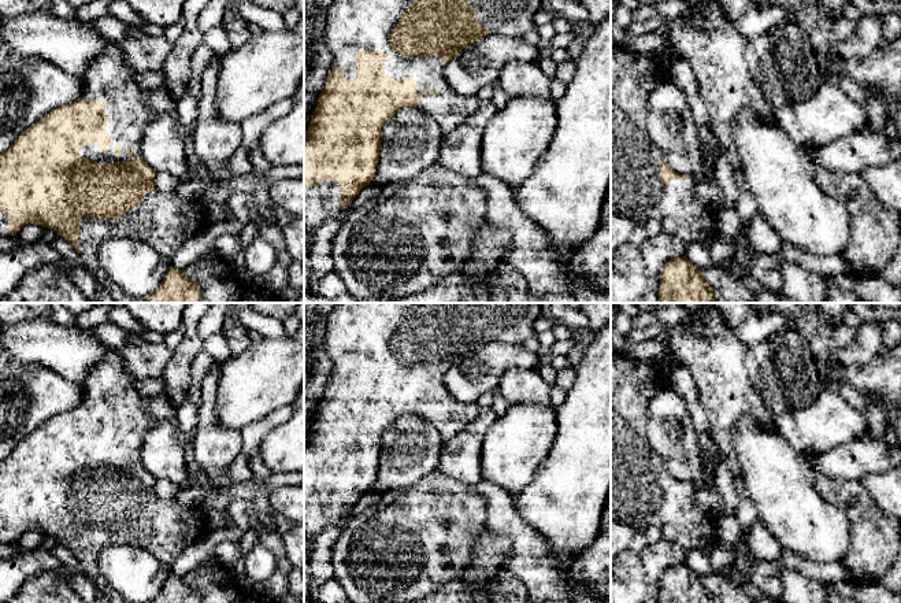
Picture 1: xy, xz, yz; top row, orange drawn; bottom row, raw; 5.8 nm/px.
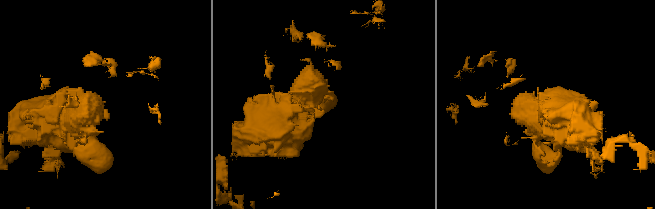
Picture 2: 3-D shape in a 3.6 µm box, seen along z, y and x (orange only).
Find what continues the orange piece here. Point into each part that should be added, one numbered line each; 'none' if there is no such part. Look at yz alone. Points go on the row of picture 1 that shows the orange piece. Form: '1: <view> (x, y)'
1: yz (636, 192)

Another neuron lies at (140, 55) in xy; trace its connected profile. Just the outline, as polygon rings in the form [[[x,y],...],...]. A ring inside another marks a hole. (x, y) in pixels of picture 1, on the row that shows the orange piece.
[[[148,36],[145,40],[125,37],[118,41],[125,63],[136,74],[162,71],[173,44],[163,36]]]

